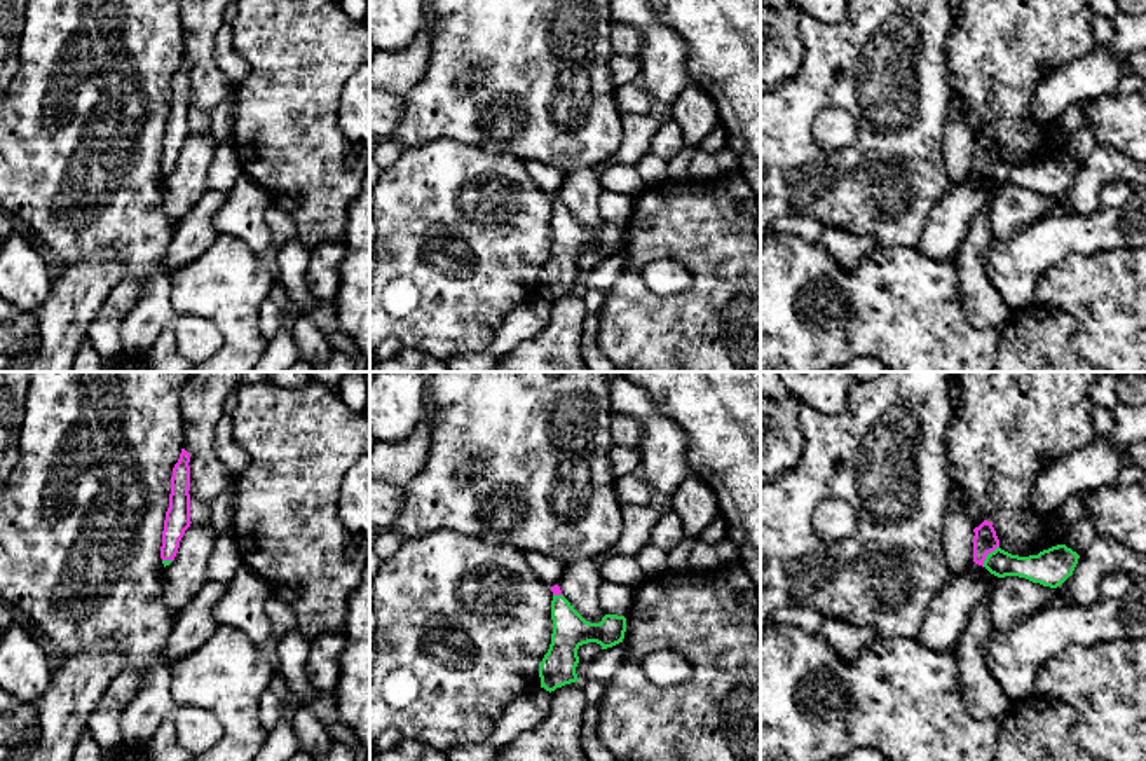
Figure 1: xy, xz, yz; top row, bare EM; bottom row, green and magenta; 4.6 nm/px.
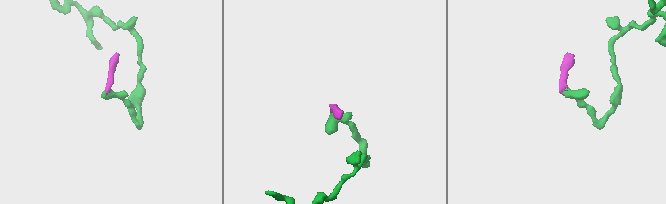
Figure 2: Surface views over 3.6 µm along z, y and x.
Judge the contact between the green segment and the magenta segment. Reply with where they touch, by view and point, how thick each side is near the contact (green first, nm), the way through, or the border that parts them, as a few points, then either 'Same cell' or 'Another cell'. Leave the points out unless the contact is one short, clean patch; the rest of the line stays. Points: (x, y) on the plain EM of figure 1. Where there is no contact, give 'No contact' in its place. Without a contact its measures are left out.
Touches green at yz (988, 164). Thickness 130 nm (green) against 110 nm. Path across: yz (1040, 177), (1002, 173), (988, 164), (984, 150). Same cell

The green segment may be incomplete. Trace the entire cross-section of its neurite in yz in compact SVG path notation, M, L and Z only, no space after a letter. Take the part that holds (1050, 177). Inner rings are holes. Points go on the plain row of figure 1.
M987 129L975 136L973 141L973 171L998 187L1019 185L1057 197L1073 183L1080 168L1066 154L1057 154L1029 166L1012 164L999 157L996 140Z

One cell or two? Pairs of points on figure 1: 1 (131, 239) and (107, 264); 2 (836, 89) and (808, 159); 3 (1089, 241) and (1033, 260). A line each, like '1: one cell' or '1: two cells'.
1: two cells
2: one cell
3: one cell

